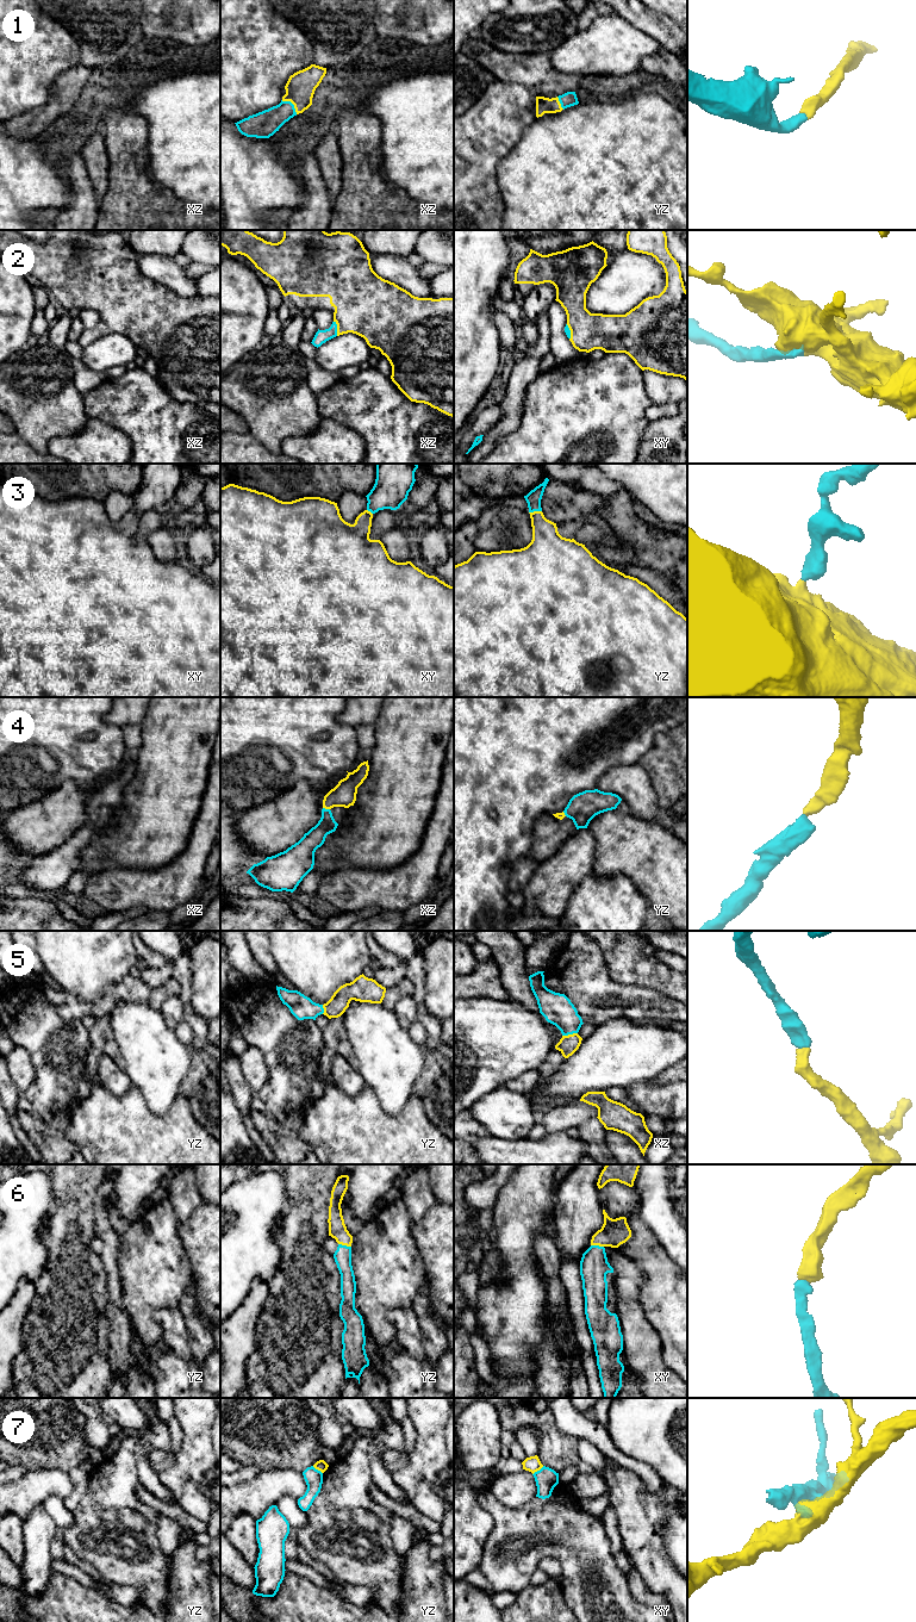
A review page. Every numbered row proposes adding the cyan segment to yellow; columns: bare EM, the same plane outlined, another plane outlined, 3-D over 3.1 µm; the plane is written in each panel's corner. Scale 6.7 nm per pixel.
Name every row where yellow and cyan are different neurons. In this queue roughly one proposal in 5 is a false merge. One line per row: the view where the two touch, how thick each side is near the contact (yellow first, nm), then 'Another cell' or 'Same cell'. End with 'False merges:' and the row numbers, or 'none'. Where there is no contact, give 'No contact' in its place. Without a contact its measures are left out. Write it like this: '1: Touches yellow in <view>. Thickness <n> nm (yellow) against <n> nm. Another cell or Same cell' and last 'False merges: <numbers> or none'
1: Touches yellow in xz. Thickness 200 nm (yellow) against 180 nm. Same cell
2: Touches yellow in xz. Thickness 420 nm (yellow) against 90 nm. Same cell
3: Touches yellow in yz. Thickness 220 nm (yellow) against 100 nm. Same cell
4: Touches yellow in xz. Thickness 160 nm (yellow) against 140 nm. Same cell
5: Touches yellow in xz. Thickness 130 nm (yellow) against 200 nm. Same cell
6: Touches yellow in yz. Thickness 120 nm (yellow) against 120 nm. Same cell
7: Touches yellow in xy. Thickness 110 nm (yellow) against 150 nm. Another cell
False merges: 7

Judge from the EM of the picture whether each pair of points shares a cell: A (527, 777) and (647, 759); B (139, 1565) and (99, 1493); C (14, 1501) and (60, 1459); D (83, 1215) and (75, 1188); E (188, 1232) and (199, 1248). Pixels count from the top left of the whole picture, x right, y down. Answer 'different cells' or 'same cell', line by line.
A: different cells
B: same cell
C: different cells
D: same cell
E: same cell

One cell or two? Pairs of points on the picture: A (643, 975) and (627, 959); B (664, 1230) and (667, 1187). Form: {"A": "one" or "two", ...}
{"A": "one", "B": "one"}

